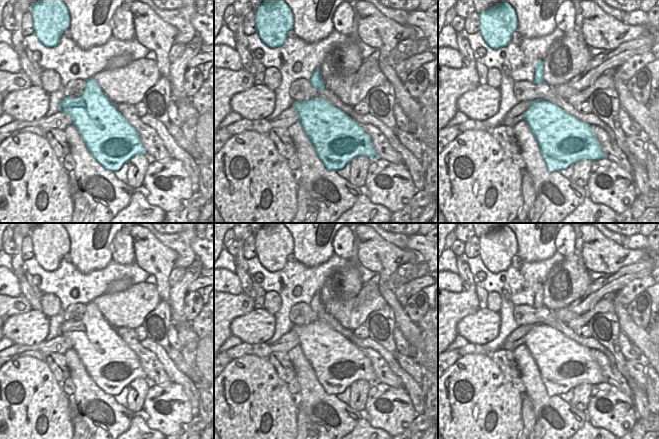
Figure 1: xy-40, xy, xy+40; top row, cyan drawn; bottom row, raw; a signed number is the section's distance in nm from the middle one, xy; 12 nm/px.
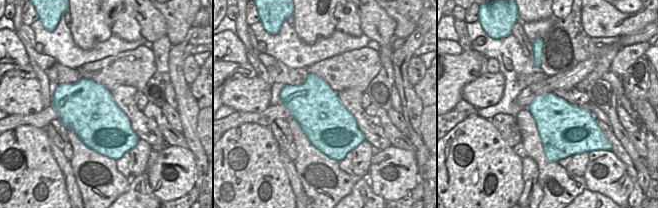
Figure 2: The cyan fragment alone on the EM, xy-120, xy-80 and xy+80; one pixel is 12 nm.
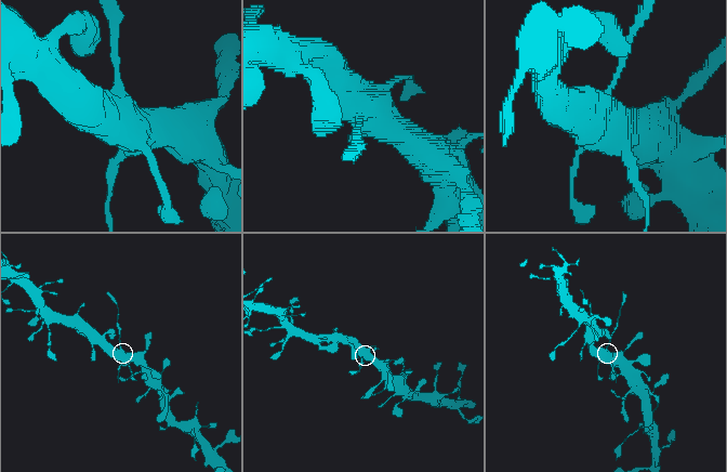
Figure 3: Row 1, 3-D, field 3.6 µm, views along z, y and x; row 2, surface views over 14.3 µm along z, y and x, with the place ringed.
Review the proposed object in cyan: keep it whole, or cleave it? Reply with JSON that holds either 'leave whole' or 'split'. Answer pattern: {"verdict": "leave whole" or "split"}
{"verdict": "split"}

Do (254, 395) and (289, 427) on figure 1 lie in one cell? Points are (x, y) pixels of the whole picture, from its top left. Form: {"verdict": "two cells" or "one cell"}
{"verdict": "one cell"}

